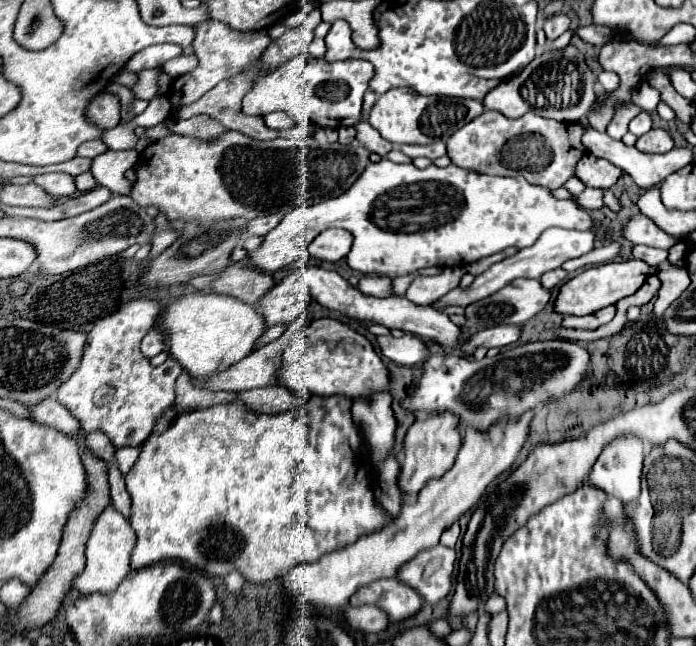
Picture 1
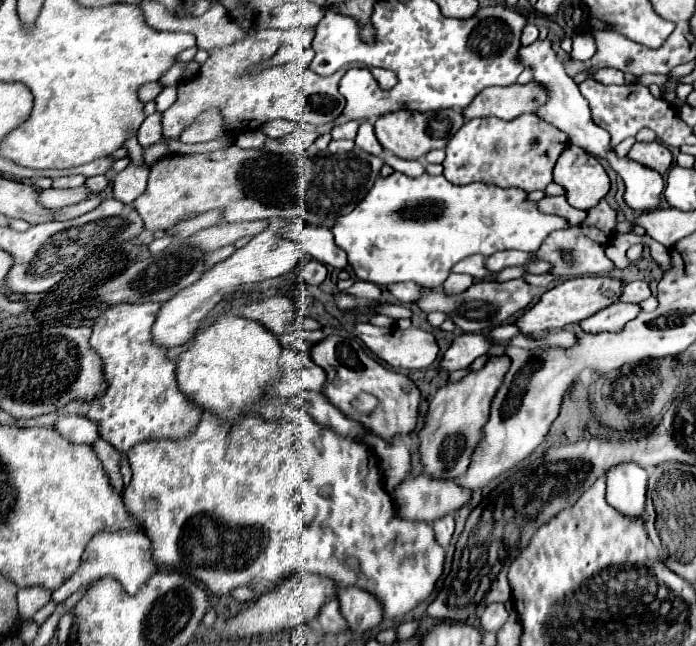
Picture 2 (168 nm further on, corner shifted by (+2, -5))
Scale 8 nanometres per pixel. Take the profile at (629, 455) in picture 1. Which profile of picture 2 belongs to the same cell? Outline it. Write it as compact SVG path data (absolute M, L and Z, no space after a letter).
M620 463L606 473L608 503L622 515L640 518L646 507L648 475L638 463Z

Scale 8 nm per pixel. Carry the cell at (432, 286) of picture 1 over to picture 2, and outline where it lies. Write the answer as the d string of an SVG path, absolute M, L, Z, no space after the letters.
M392 283L392 287L386 287L398 301L402 303L414 303L418 299L420 287L416 283Z

